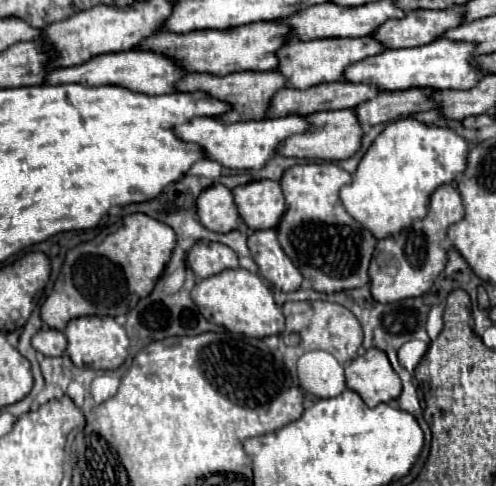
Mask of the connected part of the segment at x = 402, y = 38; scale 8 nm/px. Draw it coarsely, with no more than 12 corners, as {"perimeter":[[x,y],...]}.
{"perimeter":[[412,10],[374,30],[386,48],[430,44],[460,10]]}

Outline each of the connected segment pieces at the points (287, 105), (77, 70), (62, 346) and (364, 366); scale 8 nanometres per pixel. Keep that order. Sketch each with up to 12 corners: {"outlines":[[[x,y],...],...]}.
{"outlines":[[[344,80],[274,94],[266,118],[356,108],[378,90]],[[148,50],[56,68],[50,82],[170,94],[186,72]],[[42,328],[32,338],[36,352],[62,356],[66,338],[60,330]],[[378,348],[346,364],[346,386],[370,408],[398,398],[400,378]]]}

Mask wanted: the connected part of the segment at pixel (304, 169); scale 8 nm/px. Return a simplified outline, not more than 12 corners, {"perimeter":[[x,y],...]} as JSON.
{"perimeter":[[332,162],[280,178],[278,242],[316,292],[368,284],[376,238]]}

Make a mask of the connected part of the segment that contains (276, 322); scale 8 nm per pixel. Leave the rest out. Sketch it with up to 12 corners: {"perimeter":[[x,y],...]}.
{"perimeter":[[222,270],[192,288],[200,314],[230,332],[284,332],[258,274]]}

